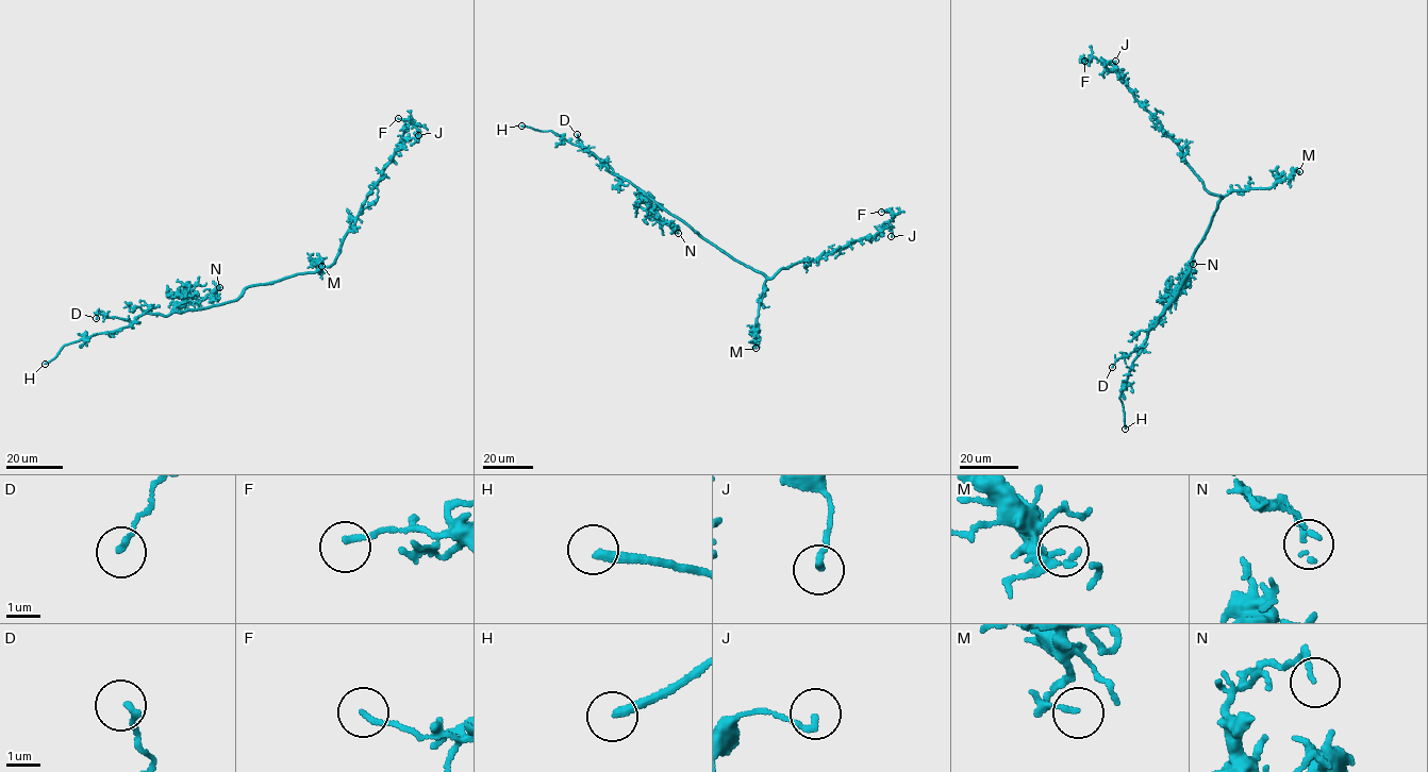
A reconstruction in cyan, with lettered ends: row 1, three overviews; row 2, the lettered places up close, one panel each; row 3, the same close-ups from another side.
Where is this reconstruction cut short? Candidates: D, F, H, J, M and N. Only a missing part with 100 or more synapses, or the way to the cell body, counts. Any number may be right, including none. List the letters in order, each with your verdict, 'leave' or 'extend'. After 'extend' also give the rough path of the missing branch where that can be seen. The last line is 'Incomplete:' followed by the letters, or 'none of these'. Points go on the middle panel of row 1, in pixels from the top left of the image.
D: leave
F: leave
H: extend
J: leave
M: leave
N: leave
Incomplete: H

